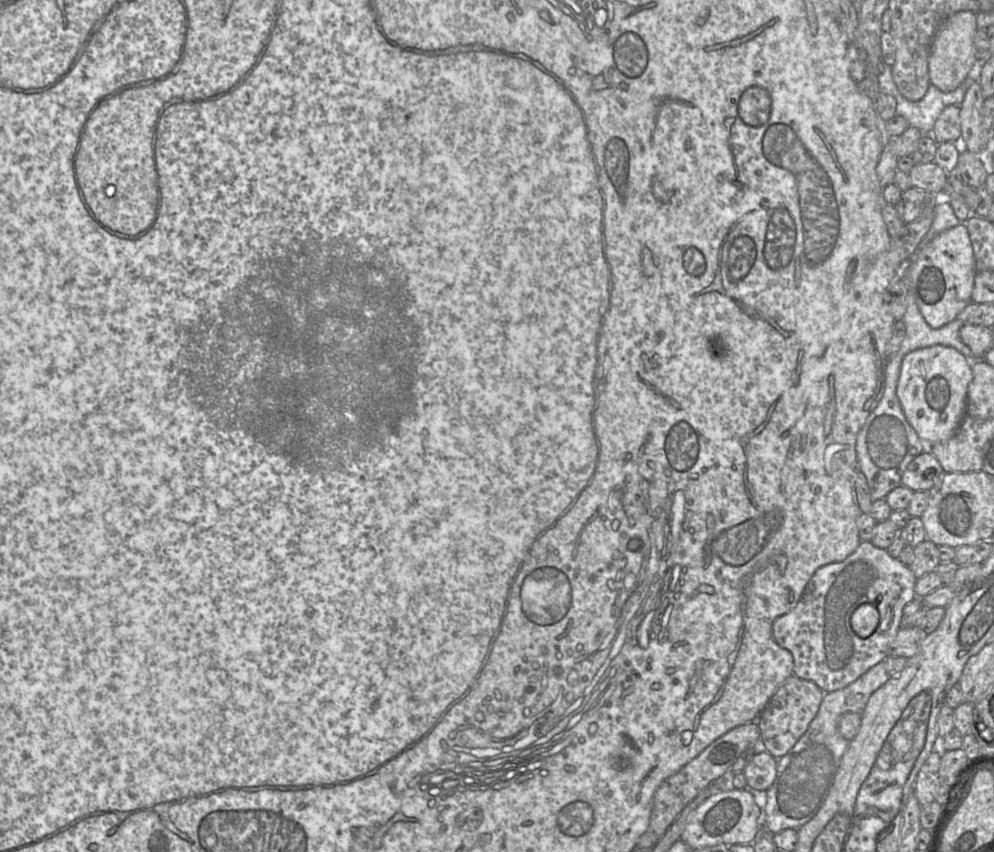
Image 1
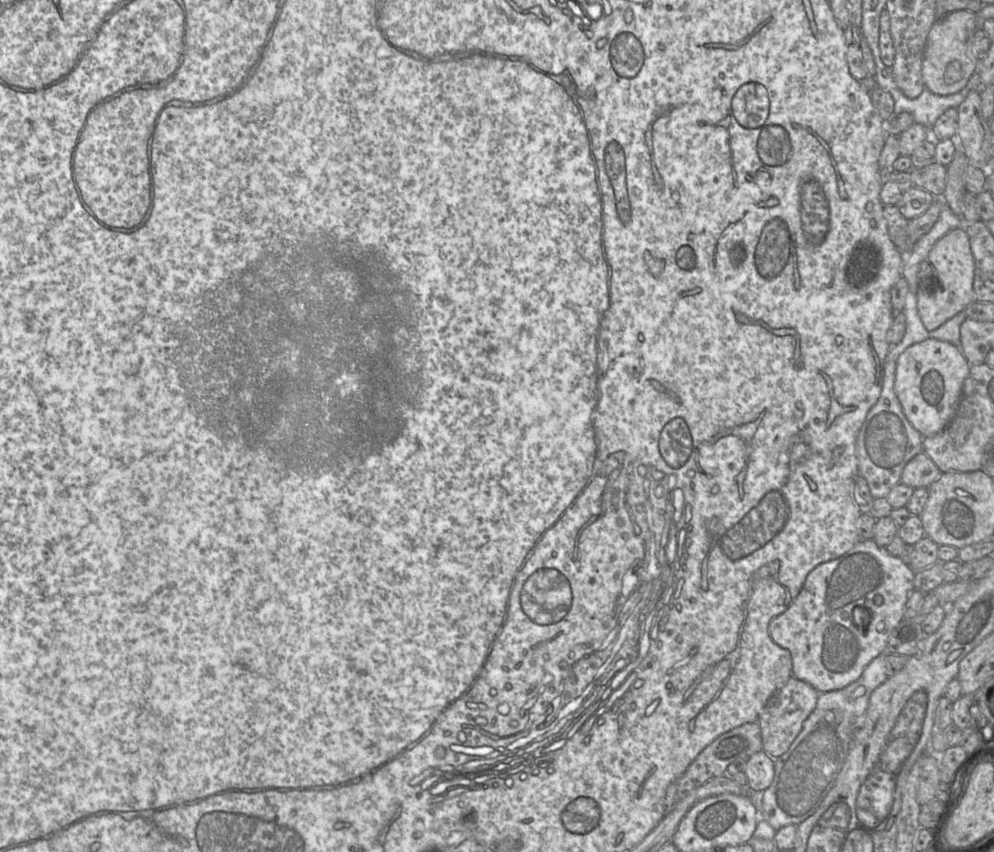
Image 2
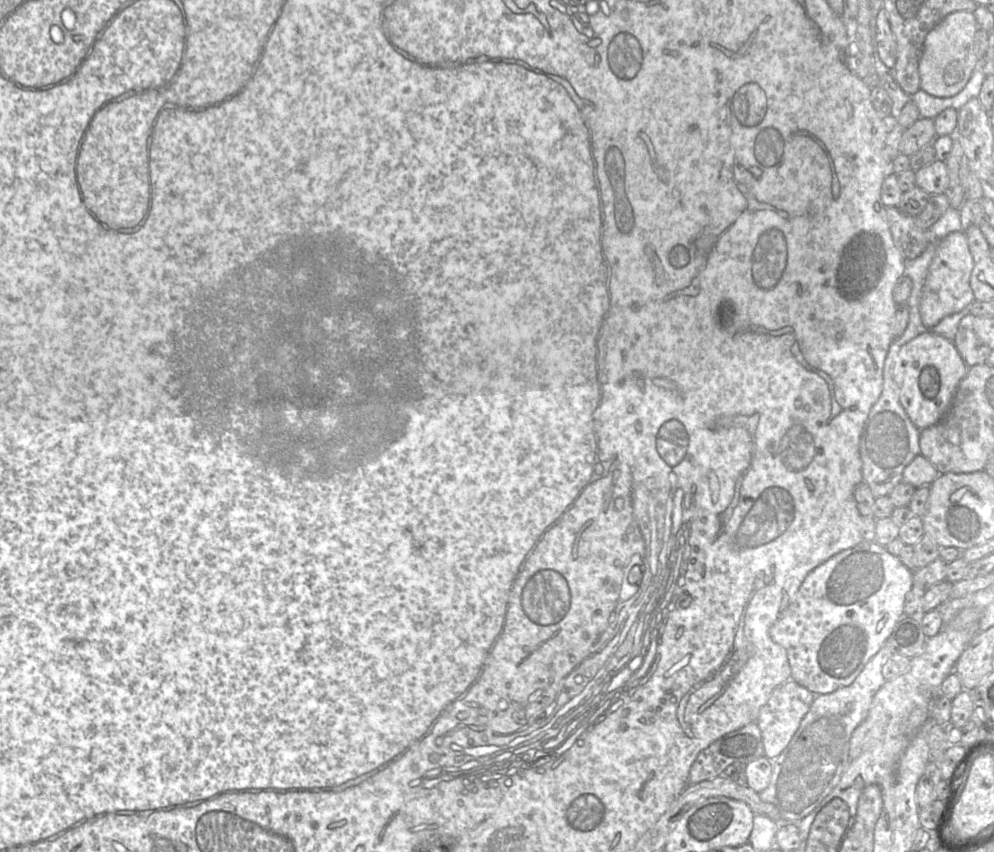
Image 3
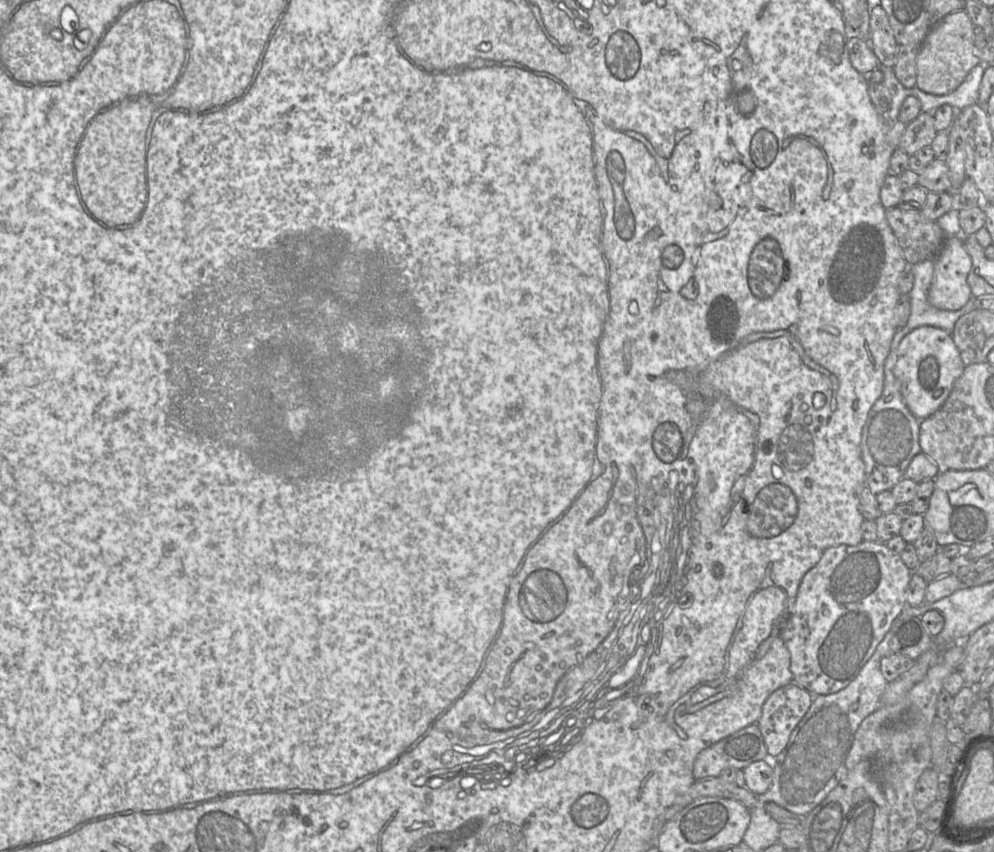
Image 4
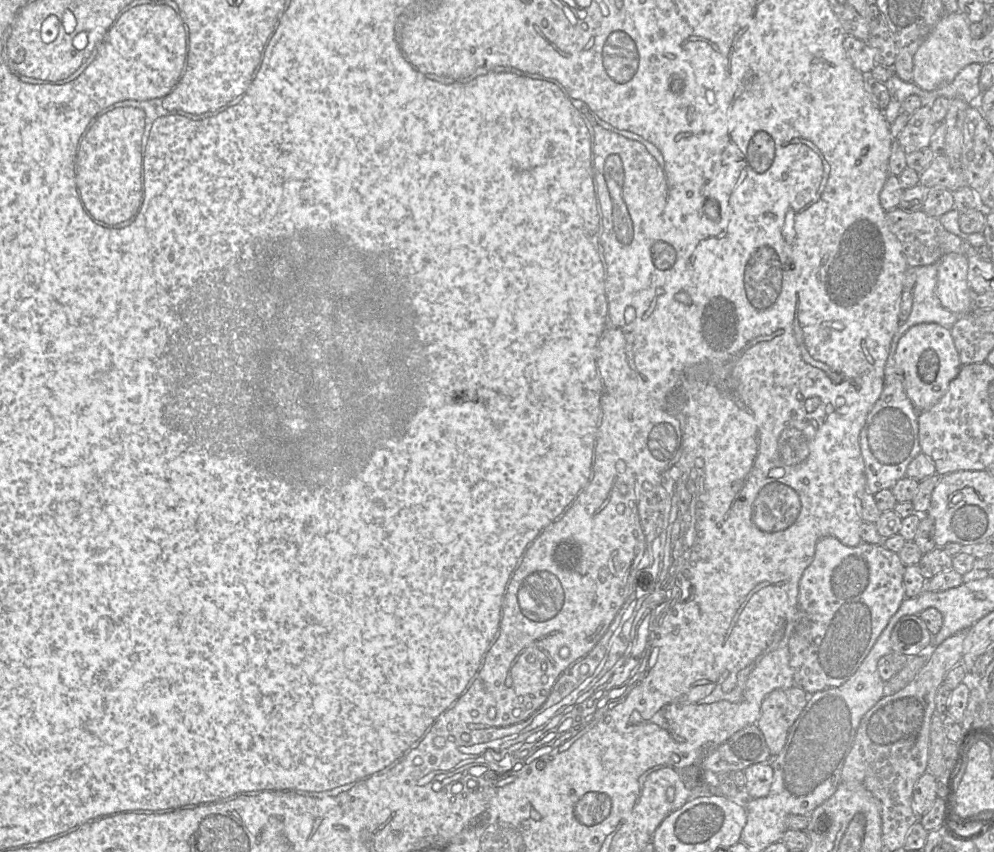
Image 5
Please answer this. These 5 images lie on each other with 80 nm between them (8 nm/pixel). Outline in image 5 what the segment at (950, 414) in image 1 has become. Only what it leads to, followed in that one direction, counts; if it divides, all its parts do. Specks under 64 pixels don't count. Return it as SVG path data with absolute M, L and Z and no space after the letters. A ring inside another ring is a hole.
M939 324L914 325L900 338L897 344L895 370L902 377L905 392L918 412L929 409L943 397L961 367L951 329L944 328Z

